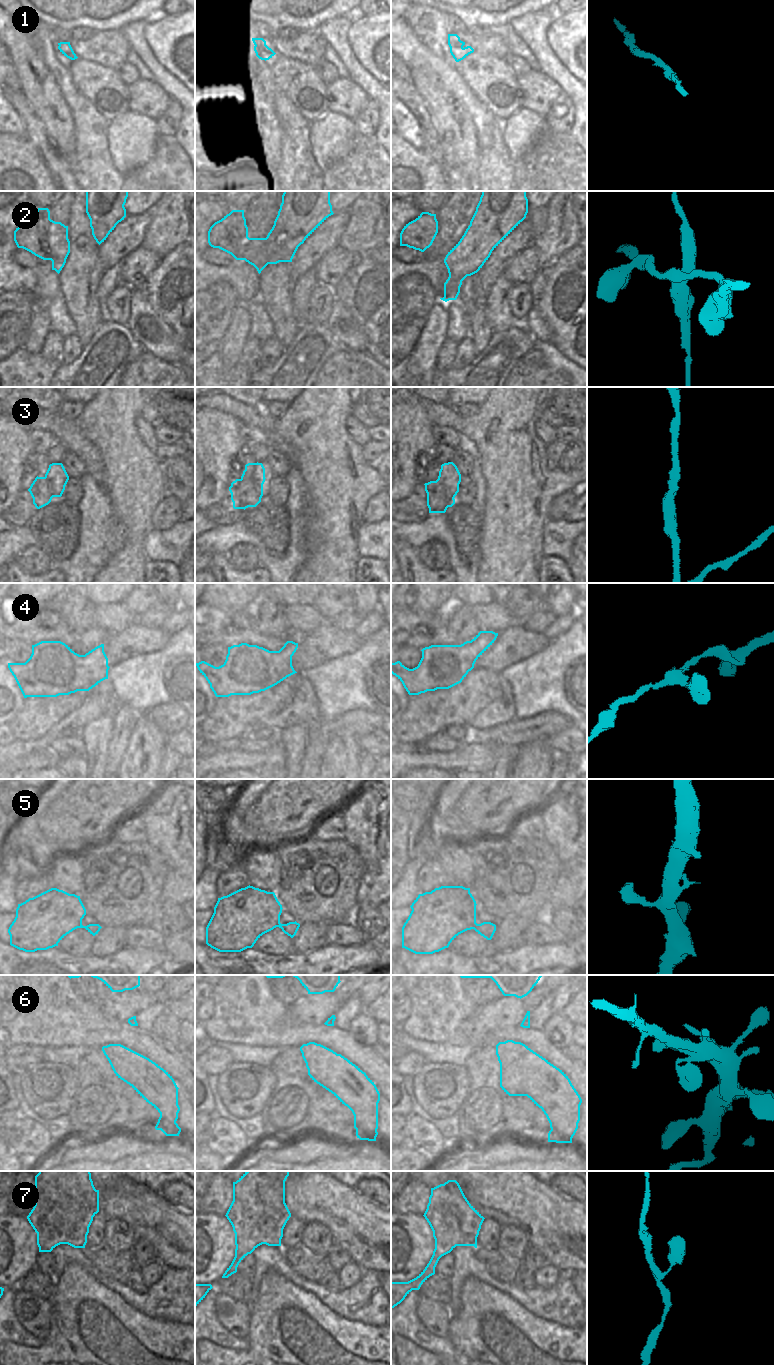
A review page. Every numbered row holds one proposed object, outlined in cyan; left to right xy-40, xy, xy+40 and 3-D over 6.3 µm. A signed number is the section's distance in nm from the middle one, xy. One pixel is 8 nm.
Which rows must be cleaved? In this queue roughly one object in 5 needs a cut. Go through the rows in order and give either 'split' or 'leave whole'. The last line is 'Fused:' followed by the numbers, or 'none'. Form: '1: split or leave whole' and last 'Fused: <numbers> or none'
1: leave whole
2: split
3: leave whole
4: leave whole
5: leave whole
6: leave whole
7: leave whole
Fused: 2

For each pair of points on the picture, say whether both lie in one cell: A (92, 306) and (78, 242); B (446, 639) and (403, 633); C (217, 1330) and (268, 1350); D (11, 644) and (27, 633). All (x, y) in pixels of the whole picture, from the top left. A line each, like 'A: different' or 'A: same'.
A: same
B: same
C: different
D: different

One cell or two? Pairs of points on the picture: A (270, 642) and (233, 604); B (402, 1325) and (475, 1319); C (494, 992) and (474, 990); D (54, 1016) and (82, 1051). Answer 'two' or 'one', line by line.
A: two
B: two
C: one
D: two

